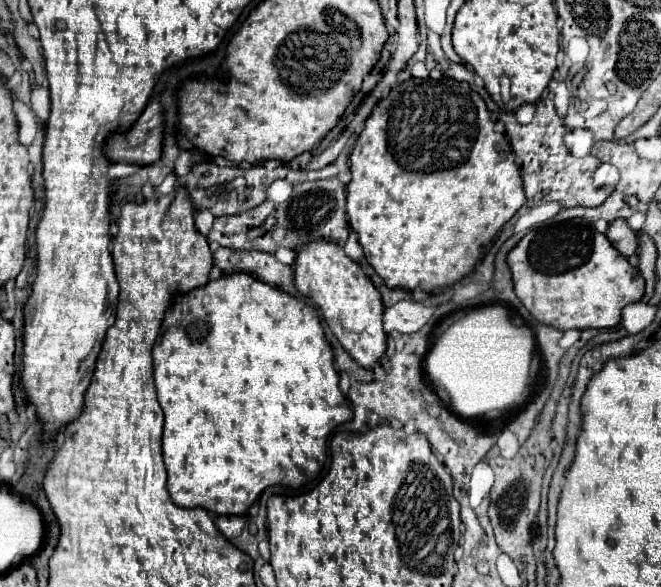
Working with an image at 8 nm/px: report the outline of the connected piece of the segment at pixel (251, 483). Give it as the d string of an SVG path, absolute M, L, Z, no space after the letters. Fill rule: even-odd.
M234 272L230 276L220 276L218 280L210 280L206 286L200 286L186 294L176 294L168 312L164 314L162 322L164 330L160 338L154 344L154 382L160 406L164 410L164 436L162 436L162 454L164 464L168 470L168 492L174 500L174 504L182 508L204 508L214 514L226 514L226 516L242 516L252 506L252 502L258 498L262 490L274 484L284 484L298 488L306 482L312 482L318 478L318 472L324 464L324 444L326 436L346 420L352 420L352 408L348 406L348 400L338 388L338 372L332 364L332 348L324 336L324 330L320 326L320 320L312 306L306 302L300 302L286 292L246 274L246 272Z

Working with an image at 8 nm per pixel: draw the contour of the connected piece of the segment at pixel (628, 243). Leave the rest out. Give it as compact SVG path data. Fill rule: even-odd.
M614 220L614 222L610 222L610 226L606 230L606 238L610 240L610 244L614 244L614 248L622 256L630 256L638 248L636 234L630 230L630 226L626 224L626 220Z

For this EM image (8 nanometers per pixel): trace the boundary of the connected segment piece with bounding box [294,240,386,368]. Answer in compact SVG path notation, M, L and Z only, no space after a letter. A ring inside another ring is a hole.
M310 240L296 250L294 286L310 298L322 312L328 328L344 350L364 368L372 368L386 350L386 332L382 328L382 298L362 268L346 256L344 248L330 240Z

